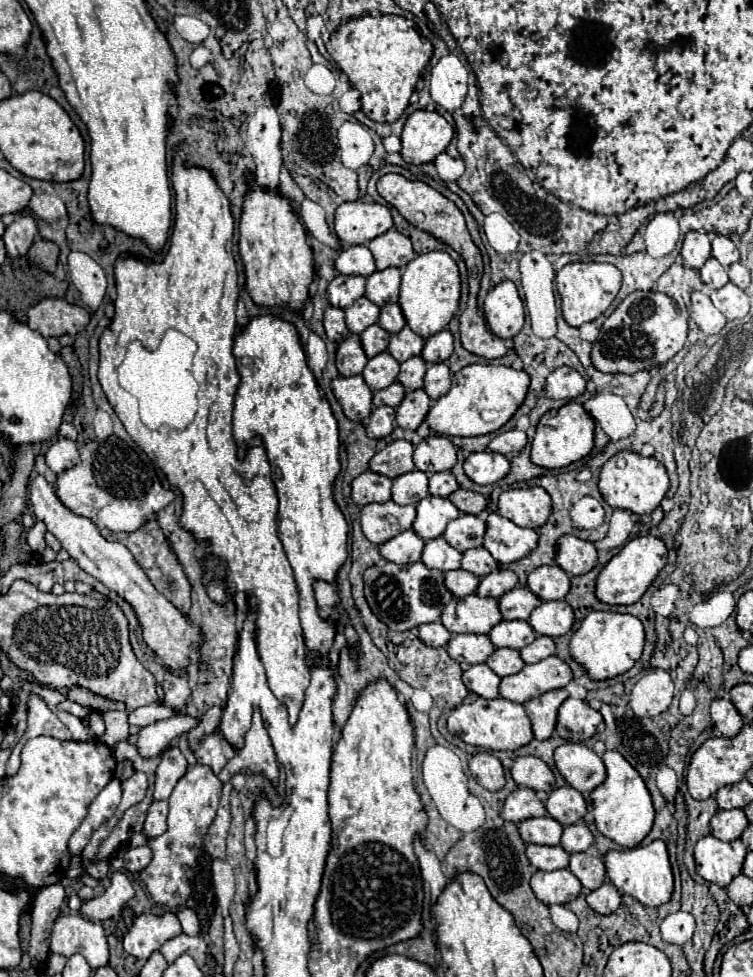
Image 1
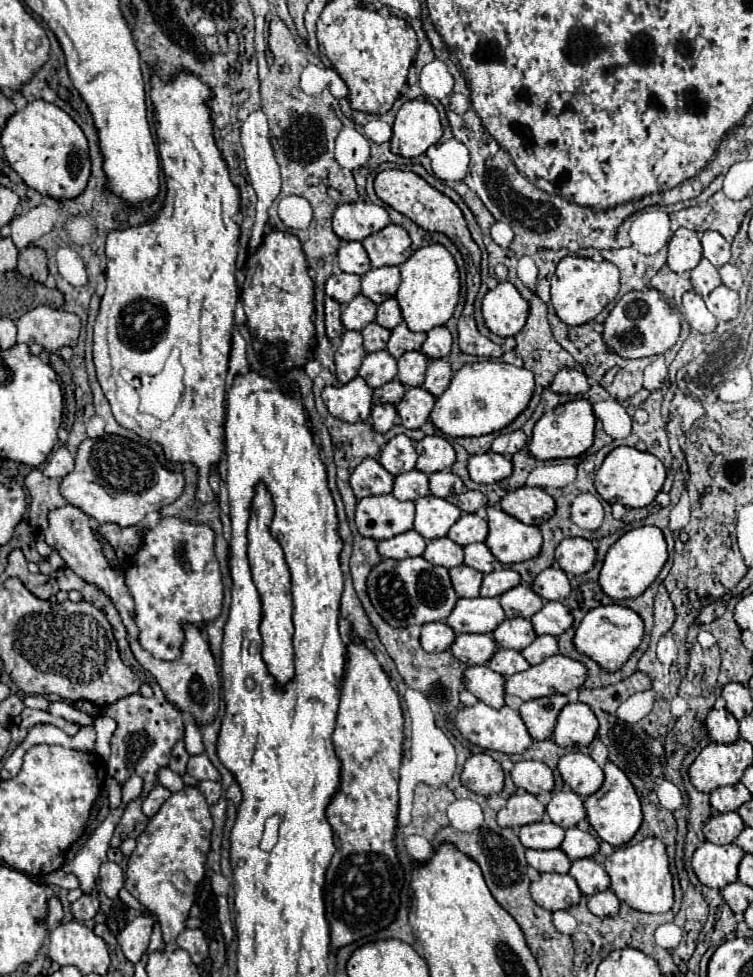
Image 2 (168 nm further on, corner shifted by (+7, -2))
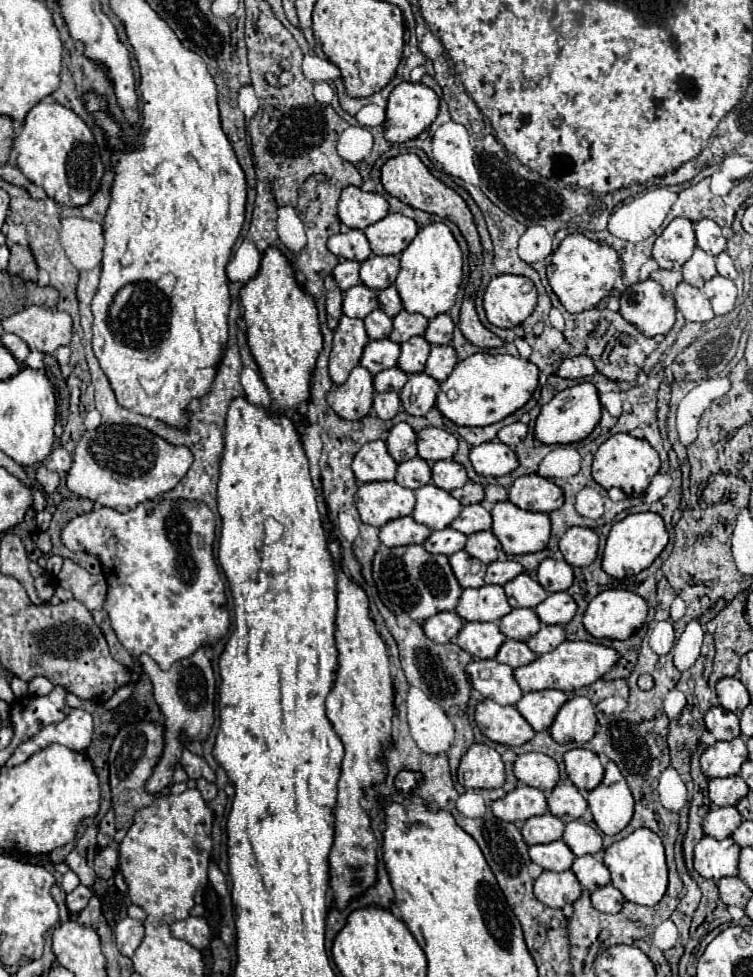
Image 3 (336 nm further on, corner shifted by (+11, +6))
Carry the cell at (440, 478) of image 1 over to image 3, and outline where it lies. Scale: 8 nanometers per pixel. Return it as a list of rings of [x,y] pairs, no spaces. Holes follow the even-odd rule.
[[[447,459],[447,461],[437,461],[433,465],[433,483],[445,491],[453,491],[453,489],[459,489],[463,487],[469,479],[467,479],[467,473],[463,469],[463,465]]]

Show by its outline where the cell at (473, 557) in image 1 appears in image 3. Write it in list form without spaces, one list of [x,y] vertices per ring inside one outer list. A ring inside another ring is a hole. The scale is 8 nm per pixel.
[[[479,531],[467,537],[465,551],[483,563],[493,563],[501,555],[501,545],[491,531]]]

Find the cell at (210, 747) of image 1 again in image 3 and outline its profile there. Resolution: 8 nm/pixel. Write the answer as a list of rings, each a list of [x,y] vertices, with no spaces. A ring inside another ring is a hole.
[[[185,749],[179,763],[181,763],[181,767],[185,769],[185,773],[189,775],[189,779],[205,777],[207,781],[215,783],[215,771],[207,765],[207,761],[205,761],[203,757],[199,757],[199,755],[195,755],[195,753],[191,753],[191,751]]]

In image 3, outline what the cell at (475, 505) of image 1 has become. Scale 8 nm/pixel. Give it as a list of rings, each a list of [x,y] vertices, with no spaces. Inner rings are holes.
[[[469,481],[467,485],[463,485],[461,489],[455,489],[451,493],[461,505],[471,505],[471,503],[481,503],[483,501],[483,487],[479,483]]]

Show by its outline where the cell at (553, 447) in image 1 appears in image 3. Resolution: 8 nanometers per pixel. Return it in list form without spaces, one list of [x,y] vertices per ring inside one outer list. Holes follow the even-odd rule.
[[[583,381],[557,393],[549,403],[541,407],[541,413],[535,419],[535,437],[545,445],[579,443],[595,429],[599,419],[601,419],[601,403],[599,403],[597,389],[595,385]]]

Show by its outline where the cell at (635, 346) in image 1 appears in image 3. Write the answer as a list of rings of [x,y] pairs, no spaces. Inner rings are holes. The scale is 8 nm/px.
[[[647,279],[621,293],[619,313],[645,337],[667,335],[675,323],[675,301],[663,293],[657,281]]]

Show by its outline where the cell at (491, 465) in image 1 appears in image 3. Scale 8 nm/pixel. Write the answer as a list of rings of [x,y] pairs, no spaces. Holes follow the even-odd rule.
[[[489,441],[471,449],[471,465],[479,475],[501,477],[511,473],[519,463],[515,451],[501,441]]]

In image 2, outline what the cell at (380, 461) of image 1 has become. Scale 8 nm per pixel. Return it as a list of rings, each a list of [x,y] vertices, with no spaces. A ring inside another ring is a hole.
[[[397,435],[393,437],[381,451],[379,455],[381,465],[393,473],[407,473],[411,469],[415,469],[415,461],[417,461],[417,453],[413,447],[413,441],[407,435]]]

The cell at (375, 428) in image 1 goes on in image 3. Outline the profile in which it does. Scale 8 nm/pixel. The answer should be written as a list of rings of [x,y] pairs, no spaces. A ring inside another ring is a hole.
[[[395,391],[375,393],[373,409],[379,419],[393,419],[399,411],[399,393],[395,393]]]

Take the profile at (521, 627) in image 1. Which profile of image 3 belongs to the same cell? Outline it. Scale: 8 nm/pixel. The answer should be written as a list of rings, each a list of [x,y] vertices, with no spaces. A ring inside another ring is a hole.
[[[513,609],[499,621],[501,633],[515,641],[527,641],[541,629],[539,617],[533,613],[533,609]]]

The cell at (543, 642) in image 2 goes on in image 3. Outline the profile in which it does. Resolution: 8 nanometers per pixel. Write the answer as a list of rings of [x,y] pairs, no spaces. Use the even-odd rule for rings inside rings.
[[[541,625],[539,633],[533,635],[529,641],[527,641],[527,647],[537,653],[537,655],[543,655],[543,653],[549,653],[553,651],[559,643],[565,641],[565,631],[561,625]]]

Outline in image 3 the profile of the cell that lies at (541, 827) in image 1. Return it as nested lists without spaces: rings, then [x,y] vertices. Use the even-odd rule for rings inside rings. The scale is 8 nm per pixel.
[[[545,813],[545,815],[537,815],[537,817],[527,819],[521,829],[521,835],[527,845],[553,843],[553,841],[561,839],[563,829],[565,829],[565,823],[561,819],[557,819],[551,813]]]

